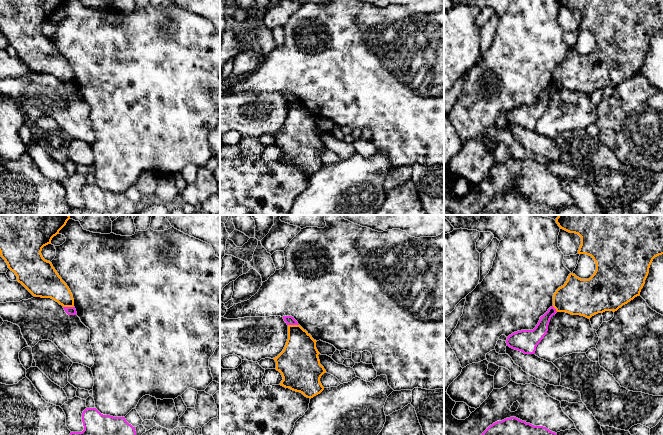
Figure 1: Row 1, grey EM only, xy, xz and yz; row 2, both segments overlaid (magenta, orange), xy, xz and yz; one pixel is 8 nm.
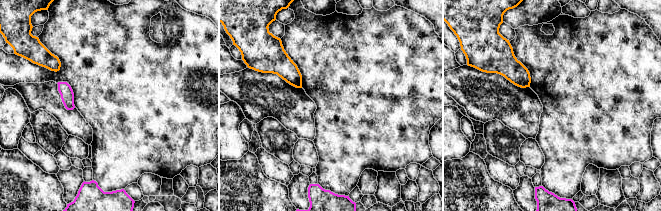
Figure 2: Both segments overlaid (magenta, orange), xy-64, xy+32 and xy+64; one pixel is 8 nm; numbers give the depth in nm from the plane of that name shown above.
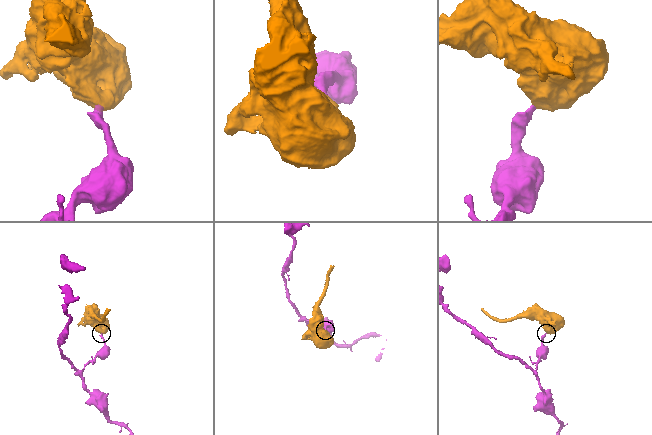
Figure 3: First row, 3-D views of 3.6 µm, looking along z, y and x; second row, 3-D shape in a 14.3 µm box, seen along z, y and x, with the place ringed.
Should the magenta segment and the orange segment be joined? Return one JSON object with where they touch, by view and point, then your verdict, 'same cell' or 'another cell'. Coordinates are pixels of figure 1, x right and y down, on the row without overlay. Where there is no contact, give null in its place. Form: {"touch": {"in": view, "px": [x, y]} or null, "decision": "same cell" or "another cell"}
{"touch": {"in": "xy", "px": [68, 83]}, "decision": "another cell"}

